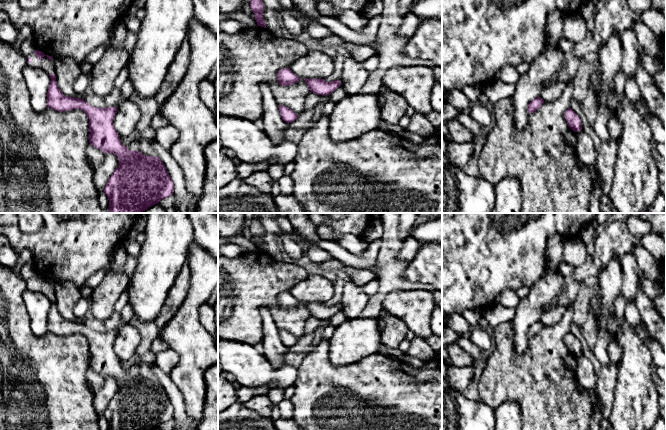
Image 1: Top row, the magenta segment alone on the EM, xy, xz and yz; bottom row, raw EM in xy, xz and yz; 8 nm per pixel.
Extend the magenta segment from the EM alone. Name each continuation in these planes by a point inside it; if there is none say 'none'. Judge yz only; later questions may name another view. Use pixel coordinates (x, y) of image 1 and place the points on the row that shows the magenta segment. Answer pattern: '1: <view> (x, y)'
1: yz (585, 150)

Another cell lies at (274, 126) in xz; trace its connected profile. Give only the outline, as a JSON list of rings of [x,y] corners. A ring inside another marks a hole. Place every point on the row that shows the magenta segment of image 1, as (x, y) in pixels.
[[[260,83],[260,90],[263,98],[263,114],[261,119],[264,122],[264,132],[273,143],[281,143],[284,132],[289,128],[288,124],[282,119],[279,104],[275,99],[268,83]]]

